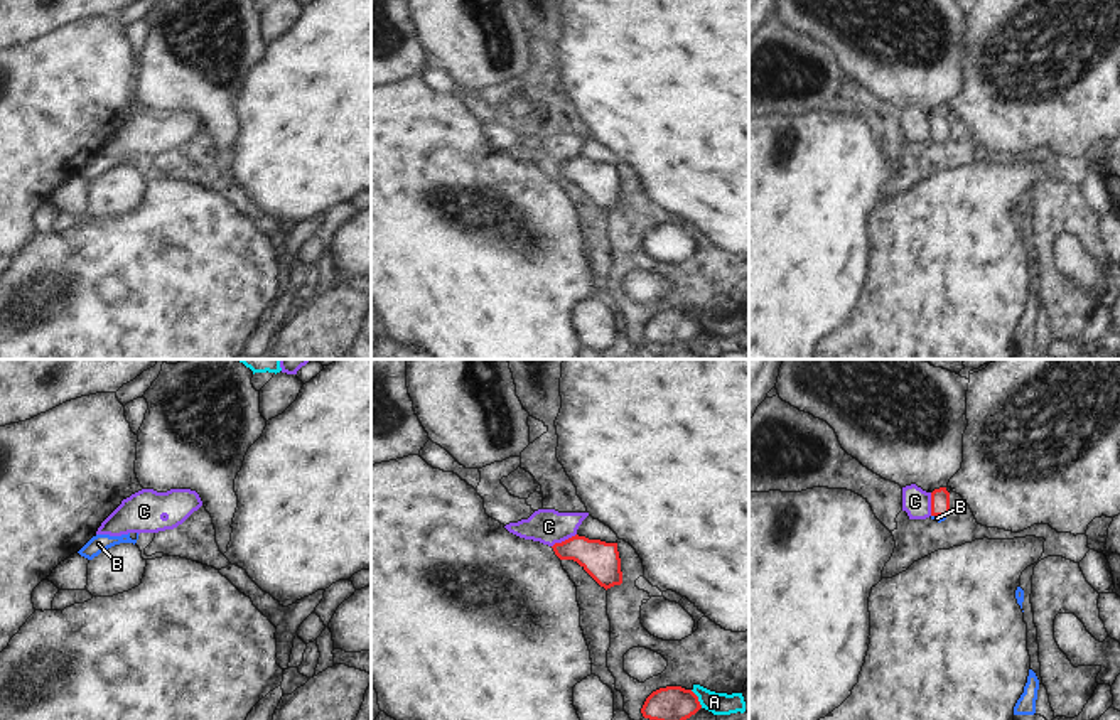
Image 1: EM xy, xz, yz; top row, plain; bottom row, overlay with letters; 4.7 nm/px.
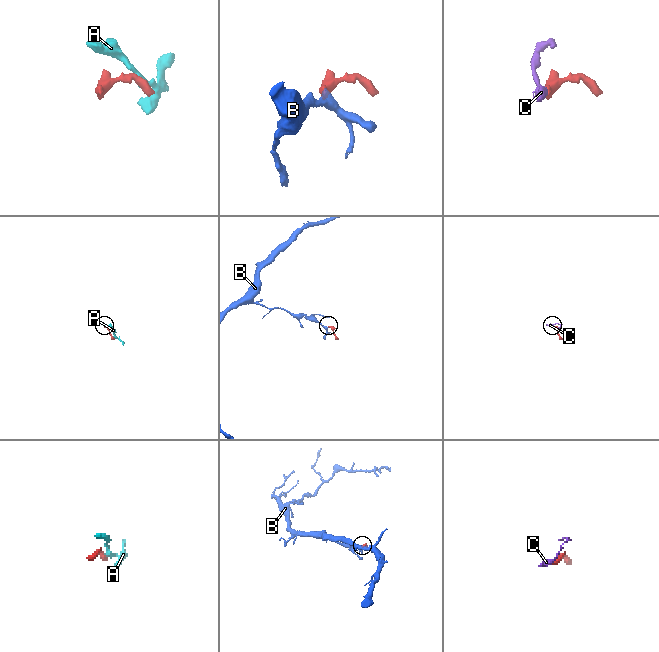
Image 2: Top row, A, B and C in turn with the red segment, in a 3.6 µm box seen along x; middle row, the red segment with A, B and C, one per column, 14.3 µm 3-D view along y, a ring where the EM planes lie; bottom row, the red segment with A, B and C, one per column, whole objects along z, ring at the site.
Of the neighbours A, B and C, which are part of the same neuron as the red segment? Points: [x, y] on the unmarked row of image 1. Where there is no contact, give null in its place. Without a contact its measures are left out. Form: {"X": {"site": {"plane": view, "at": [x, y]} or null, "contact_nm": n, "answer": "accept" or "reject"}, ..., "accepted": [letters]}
{"A": {"site": {"plane": "xz", "at": [697, 321]}, "contact_nm": 110, "answer": "reject"}, "B": {"site": {"plane": "yz", "at": [938, 137]}, "contact_nm": 70, "answer": "accept"}, "C": {"site": {"plane": "xz", "at": [565, 162]}, "contact_nm": 140, "answer": "reject"}, "accepted": ["B"]}

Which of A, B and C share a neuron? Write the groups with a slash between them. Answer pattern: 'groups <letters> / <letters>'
groups A / B / C

